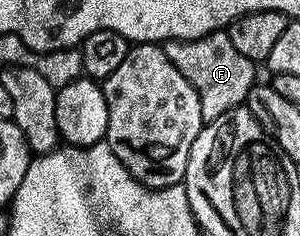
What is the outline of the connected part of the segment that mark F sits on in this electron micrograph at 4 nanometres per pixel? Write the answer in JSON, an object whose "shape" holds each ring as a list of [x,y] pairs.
{"shape":[[[226,30],[214,31],[196,39],[169,39],[162,44],[162,49],[169,61],[181,69],[181,77],[197,89],[204,124],[212,123],[221,117],[221,113],[229,113],[229,109],[244,106],[249,89],[257,82],[256,64],[239,50],[233,49],[233,41],[229,41]]]}

